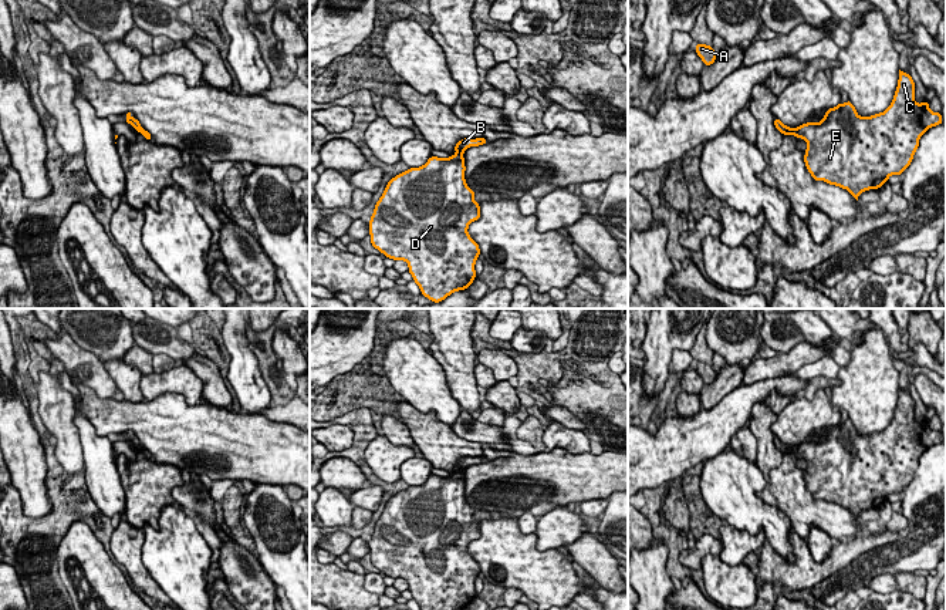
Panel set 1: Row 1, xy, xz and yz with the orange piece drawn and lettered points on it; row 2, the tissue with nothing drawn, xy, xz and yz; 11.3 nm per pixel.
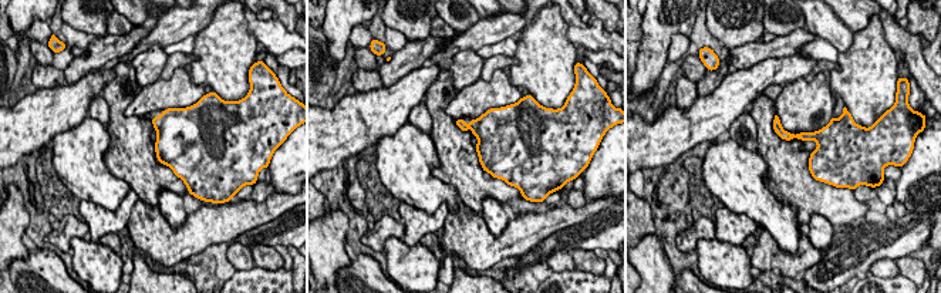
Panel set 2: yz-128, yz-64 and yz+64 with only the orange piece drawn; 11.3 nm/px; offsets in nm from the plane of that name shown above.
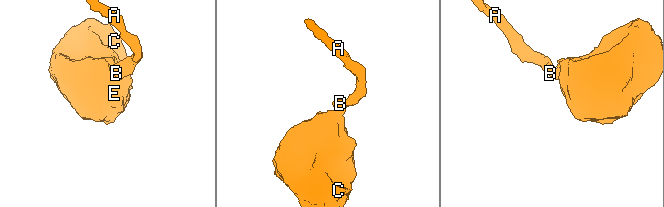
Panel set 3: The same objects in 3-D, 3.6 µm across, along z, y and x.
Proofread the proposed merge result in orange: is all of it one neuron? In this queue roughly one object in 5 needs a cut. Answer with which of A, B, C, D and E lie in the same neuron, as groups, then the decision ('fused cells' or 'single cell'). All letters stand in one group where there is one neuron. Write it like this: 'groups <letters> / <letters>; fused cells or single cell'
groups A B C D E; single cell

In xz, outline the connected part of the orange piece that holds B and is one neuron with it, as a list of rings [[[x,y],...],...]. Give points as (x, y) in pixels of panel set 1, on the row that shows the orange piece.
[[[484,137],[460,139],[455,145],[456,155],[446,159],[432,155],[423,166],[409,168],[392,178],[368,223],[371,245],[389,259],[405,260],[420,293],[433,303],[467,289],[476,279],[474,263],[480,247],[467,228],[480,219],[480,202],[473,199],[476,192],[466,185],[463,152],[484,144]]]

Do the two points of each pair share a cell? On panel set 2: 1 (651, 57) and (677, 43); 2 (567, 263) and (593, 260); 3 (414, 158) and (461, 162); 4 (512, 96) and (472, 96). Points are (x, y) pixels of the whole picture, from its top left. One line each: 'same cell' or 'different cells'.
1: same cell
2: same cell
3: different cells
4: same cell

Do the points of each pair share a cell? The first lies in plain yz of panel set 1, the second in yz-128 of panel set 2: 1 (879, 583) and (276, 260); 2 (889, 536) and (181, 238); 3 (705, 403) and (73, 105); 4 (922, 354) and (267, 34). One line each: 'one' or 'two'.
1: one
2: one
3: two
4: one

